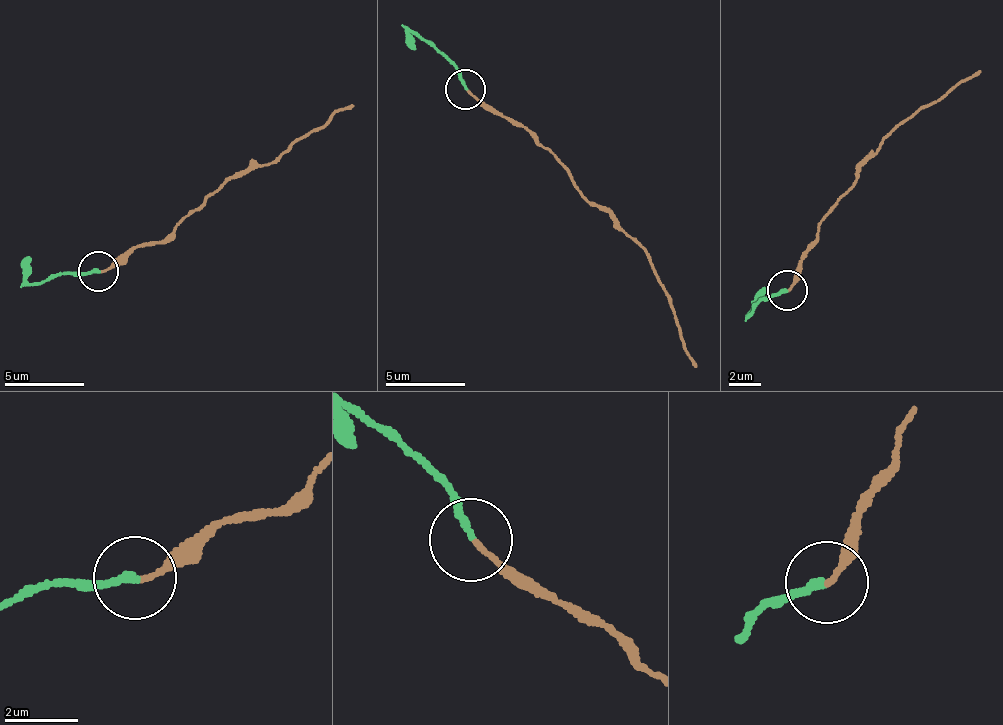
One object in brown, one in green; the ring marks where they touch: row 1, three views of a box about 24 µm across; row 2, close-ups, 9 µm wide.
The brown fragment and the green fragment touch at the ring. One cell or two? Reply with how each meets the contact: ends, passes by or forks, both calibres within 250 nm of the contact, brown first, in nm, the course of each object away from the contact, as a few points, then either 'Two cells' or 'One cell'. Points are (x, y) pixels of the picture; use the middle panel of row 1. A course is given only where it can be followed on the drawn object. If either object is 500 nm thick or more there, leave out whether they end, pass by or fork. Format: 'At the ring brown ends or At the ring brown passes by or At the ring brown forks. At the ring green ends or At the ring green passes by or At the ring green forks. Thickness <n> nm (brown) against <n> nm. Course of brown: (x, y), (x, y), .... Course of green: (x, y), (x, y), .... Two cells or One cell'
At the ring brown ends. At the ring green ends. Thickness 130 nm (brown) against 180 nm. Course of brown: (467, 88), (521, 125), (558, 156), (588, 198), (645, 252), (694, 368). Course of green: (467, 88), (462, 72), (443, 53), (410, 30), (414, 49). Two cells

